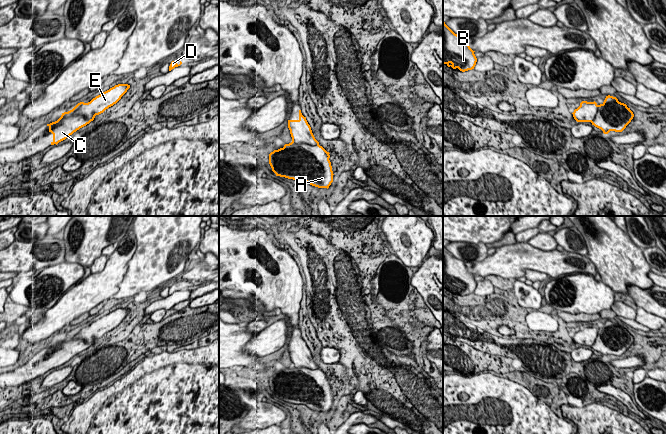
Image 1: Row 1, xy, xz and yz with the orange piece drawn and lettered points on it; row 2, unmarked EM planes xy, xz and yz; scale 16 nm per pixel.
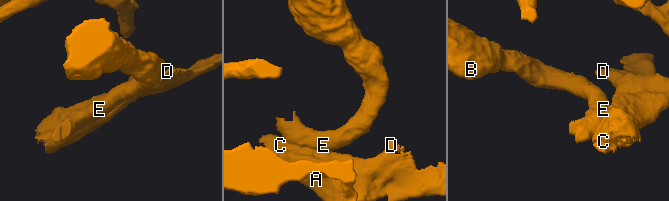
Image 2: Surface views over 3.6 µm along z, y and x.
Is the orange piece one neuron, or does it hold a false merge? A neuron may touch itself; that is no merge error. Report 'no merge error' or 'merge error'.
no merge error

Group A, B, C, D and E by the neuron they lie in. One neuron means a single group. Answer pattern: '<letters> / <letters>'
A B C D E

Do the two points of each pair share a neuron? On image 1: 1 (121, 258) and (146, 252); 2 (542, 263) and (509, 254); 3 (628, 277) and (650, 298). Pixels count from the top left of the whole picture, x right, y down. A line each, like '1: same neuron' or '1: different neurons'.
1: different neurons
2: same neuron
3: different neurons

